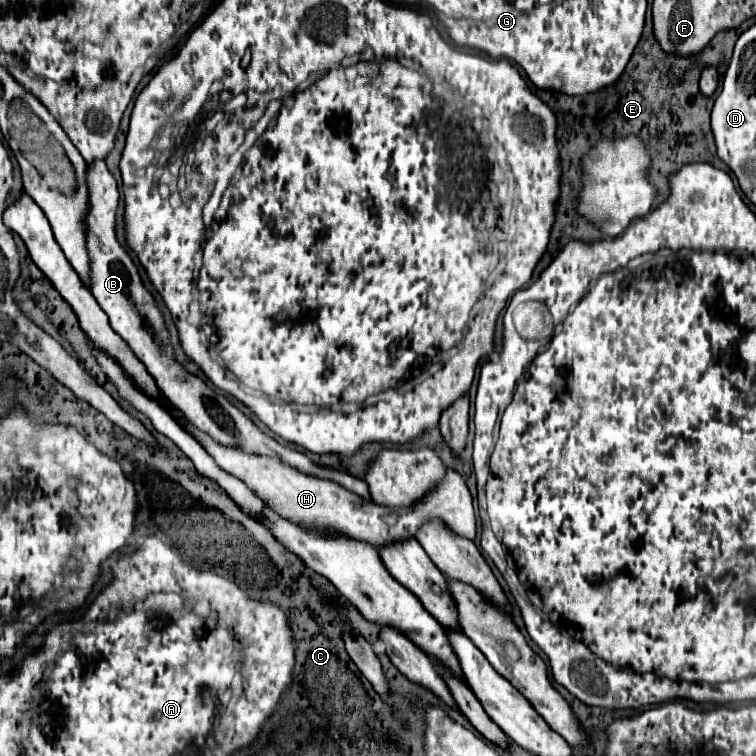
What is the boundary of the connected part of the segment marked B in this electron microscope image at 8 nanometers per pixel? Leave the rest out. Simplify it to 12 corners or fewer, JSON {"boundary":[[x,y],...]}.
{"boundary":[[88,165],[90,291],[158,387],[220,445],[372,501],[366,481],[262,433],[174,359],[162,313],[116,241],[118,187]]}

